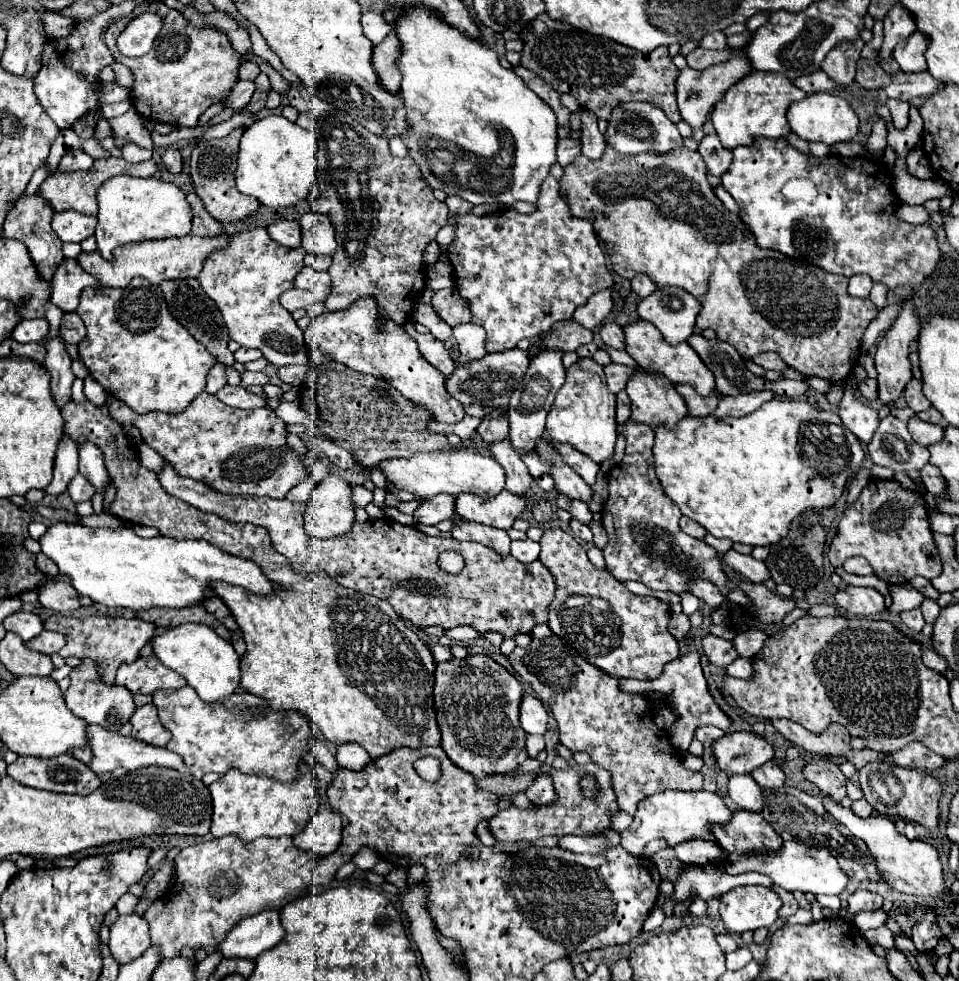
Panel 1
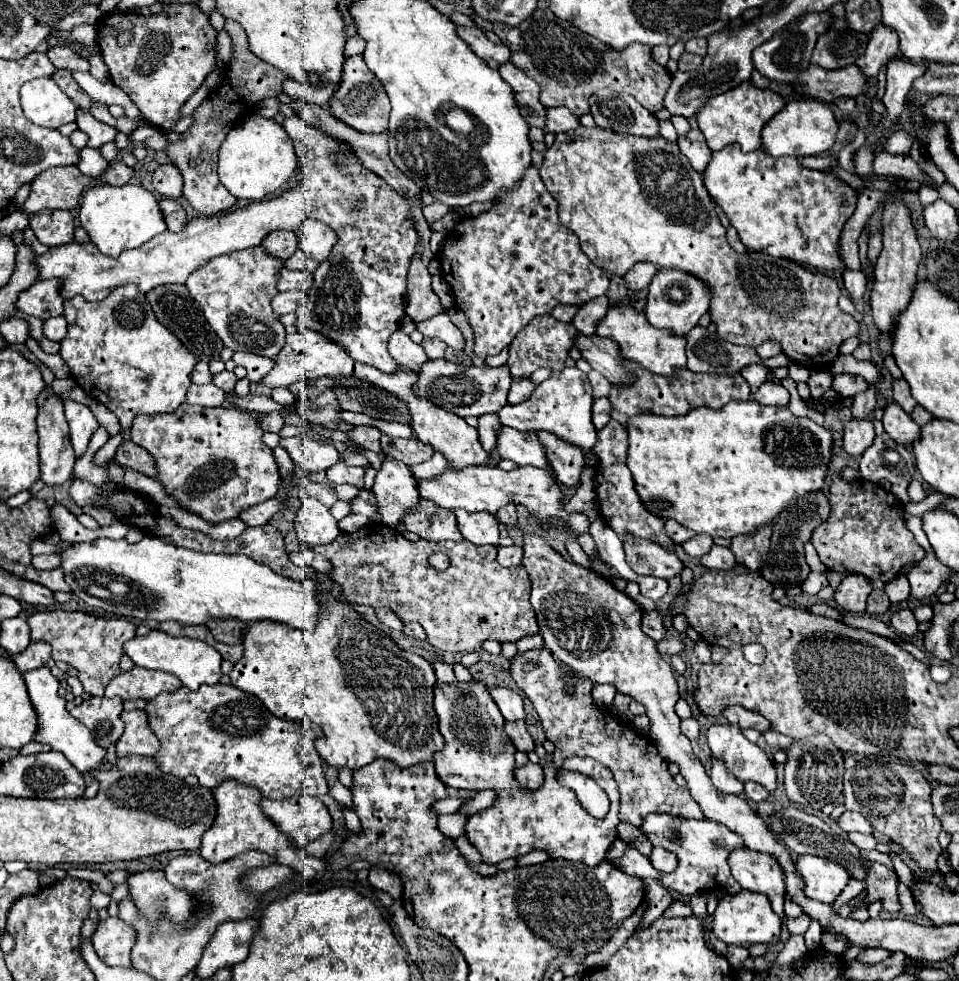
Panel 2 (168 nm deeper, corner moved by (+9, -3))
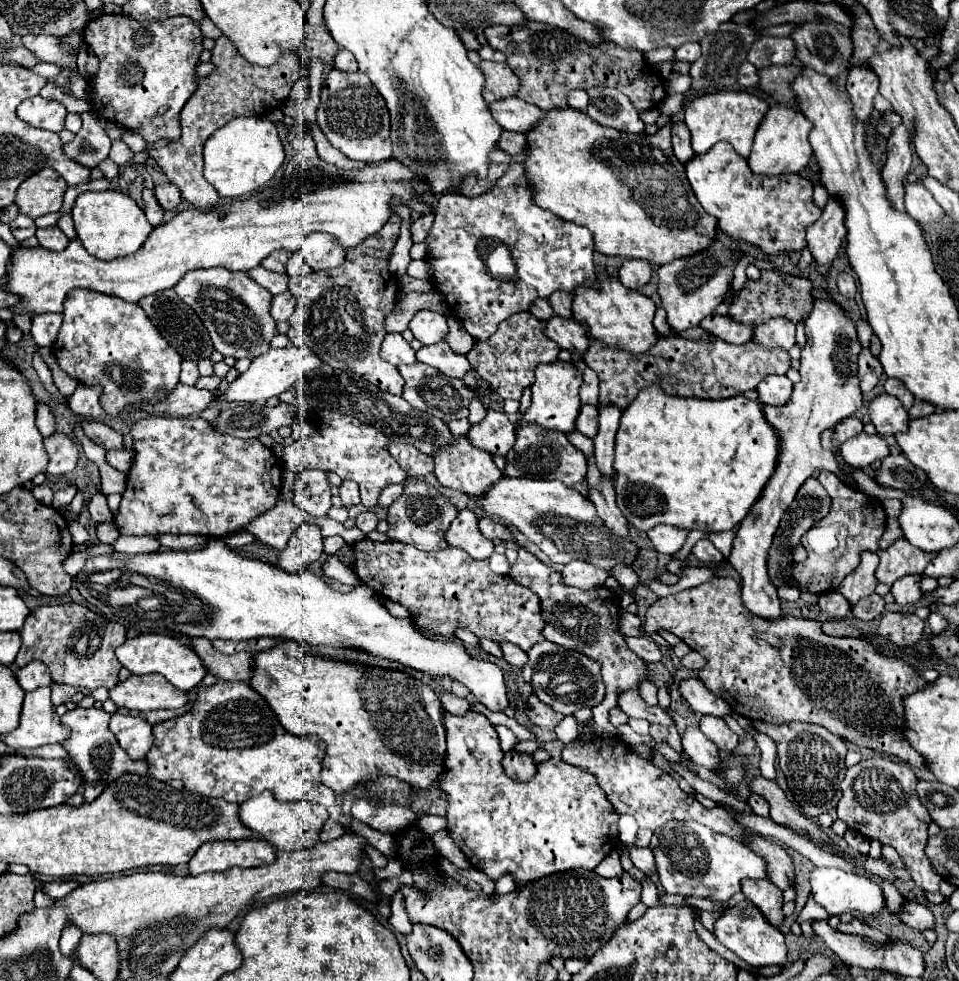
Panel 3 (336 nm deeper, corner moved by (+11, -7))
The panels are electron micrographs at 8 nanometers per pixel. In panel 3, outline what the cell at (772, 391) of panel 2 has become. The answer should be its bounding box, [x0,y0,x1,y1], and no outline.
[759,376,793,406]

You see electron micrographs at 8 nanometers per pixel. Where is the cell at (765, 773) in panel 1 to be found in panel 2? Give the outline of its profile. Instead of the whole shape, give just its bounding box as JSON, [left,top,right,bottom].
[745,782,769,802]

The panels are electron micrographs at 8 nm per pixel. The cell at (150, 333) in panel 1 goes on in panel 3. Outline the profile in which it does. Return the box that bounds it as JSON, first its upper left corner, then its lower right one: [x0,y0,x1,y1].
[51,290,181,416]

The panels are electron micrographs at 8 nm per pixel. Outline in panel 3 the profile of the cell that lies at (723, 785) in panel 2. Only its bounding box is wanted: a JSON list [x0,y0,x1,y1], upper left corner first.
[681,726,719,770]

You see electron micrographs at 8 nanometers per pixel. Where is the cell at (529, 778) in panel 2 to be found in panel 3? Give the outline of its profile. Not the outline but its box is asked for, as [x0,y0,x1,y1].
[503,750,537,782]

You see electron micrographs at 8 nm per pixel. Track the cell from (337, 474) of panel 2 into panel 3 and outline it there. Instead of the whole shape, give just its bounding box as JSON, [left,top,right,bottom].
[339,480,361,508]

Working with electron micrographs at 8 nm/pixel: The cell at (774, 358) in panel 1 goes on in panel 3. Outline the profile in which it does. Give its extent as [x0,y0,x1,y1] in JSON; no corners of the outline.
[753,318,795,350]

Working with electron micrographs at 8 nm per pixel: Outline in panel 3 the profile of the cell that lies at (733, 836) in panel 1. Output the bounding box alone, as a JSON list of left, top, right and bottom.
[743,880,785,928]

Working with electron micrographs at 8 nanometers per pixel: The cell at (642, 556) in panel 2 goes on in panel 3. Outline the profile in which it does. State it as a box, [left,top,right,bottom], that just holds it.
[587,458,629,538]

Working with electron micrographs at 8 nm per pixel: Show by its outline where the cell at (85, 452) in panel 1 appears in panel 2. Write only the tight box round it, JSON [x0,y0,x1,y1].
[65,400,99,460]

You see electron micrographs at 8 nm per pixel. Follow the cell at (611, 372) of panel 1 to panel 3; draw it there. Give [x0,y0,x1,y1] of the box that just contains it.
[581,370,599,404]

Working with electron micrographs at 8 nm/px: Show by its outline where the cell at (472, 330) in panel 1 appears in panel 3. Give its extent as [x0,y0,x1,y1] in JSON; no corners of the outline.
[409,310,449,344]

